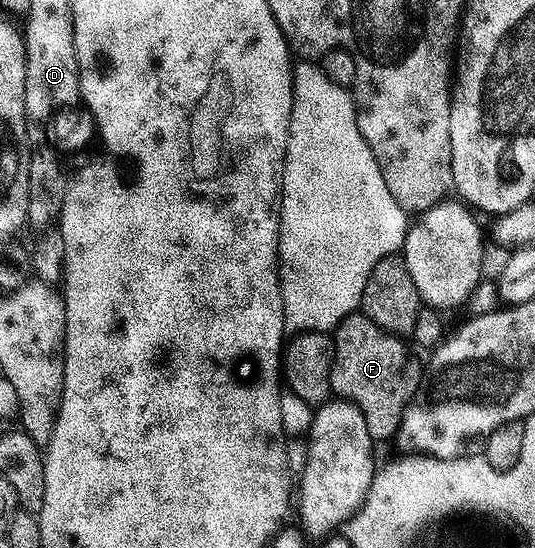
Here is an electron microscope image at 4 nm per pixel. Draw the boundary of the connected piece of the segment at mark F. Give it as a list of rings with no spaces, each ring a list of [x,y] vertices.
[[[357,311],[342,318],[334,330],[334,359],[330,371],[332,393],[354,403],[366,421],[373,442],[395,438],[404,418],[404,408],[412,401],[420,386],[422,365],[412,358],[405,342],[394,333],[387,333],[378,323]]]

